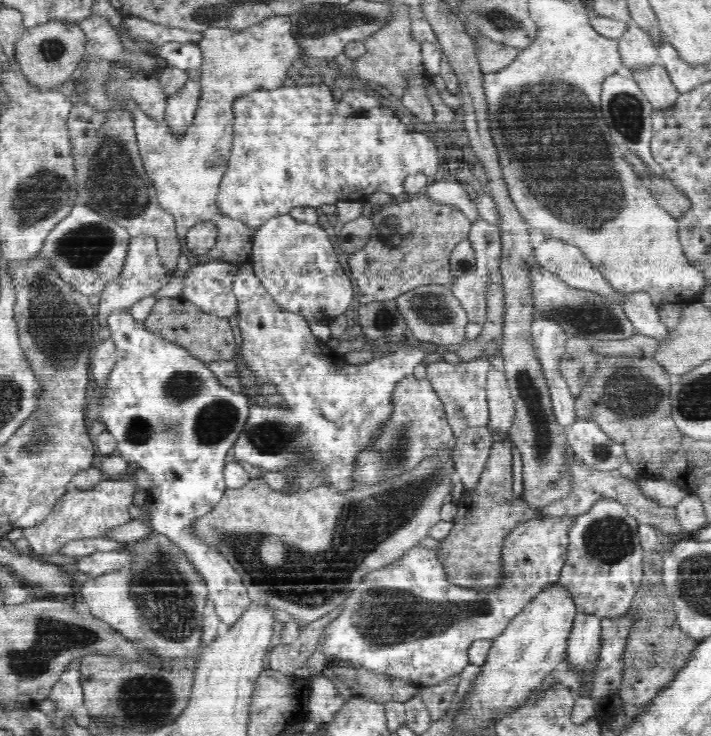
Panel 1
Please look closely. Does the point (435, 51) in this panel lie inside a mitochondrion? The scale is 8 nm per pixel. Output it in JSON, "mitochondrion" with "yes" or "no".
{"mitochondrion":"no"}

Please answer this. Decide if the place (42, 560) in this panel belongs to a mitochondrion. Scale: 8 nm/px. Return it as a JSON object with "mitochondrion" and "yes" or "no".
{"mitochondrion":"no"}

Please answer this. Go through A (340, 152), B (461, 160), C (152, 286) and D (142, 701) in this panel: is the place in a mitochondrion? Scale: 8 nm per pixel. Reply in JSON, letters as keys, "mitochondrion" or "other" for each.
{"A":"other","B":"other","C":"other","D":"mitochondrion"}

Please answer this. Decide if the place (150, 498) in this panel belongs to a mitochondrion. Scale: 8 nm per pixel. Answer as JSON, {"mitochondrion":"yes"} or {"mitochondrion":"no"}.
{"mitochondrion":"no"}

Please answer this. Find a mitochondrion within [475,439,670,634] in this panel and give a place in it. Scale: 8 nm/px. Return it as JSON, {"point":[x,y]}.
{"point":[608,539]}

